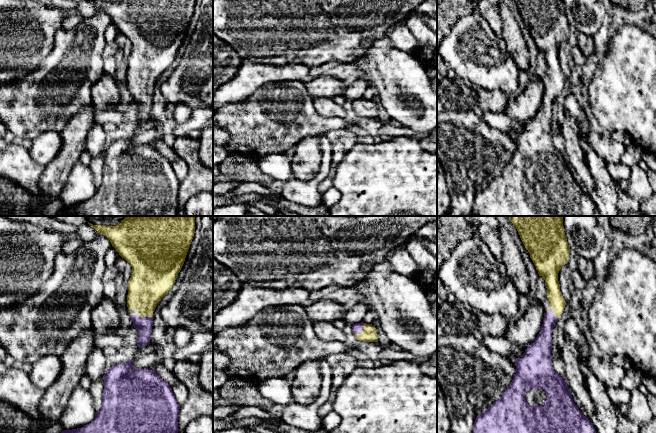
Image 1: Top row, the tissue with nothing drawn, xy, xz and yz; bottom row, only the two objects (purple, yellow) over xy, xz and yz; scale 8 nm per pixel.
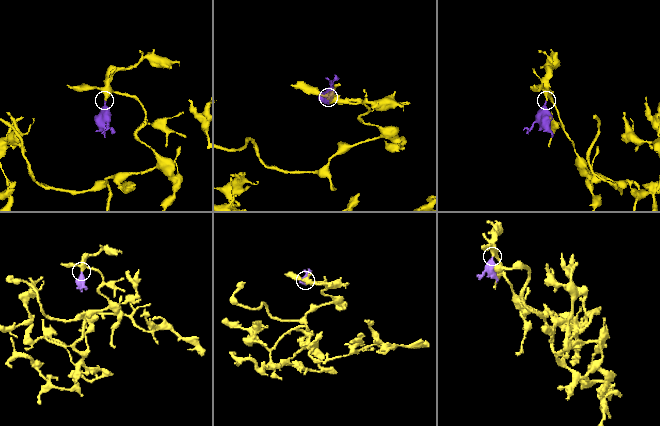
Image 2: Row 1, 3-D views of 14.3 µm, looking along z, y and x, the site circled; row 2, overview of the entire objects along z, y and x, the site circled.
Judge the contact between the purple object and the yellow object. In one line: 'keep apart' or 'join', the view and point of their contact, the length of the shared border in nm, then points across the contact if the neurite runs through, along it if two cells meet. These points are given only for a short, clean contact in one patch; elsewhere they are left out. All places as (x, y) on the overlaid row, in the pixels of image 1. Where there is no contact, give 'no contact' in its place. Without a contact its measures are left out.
join; meets purple in xy at (141, 317); contact 190 nm long; runs through xy (144, 325), (141, 317), (146, 312), (146, 287)

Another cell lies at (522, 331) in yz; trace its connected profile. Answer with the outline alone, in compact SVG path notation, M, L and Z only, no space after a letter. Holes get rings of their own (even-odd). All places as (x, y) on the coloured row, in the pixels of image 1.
M542 276L538 277L536 284L536 292L533 297L536 304L530 306L523 316L511 318L511 322L506 328L505 337L518 349L526 349L532 344L543 324L545 313L543 304L547 298L547 288Z

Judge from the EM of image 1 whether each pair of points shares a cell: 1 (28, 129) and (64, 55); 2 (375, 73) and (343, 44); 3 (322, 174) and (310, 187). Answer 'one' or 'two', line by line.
1: one
2: two
3: one

